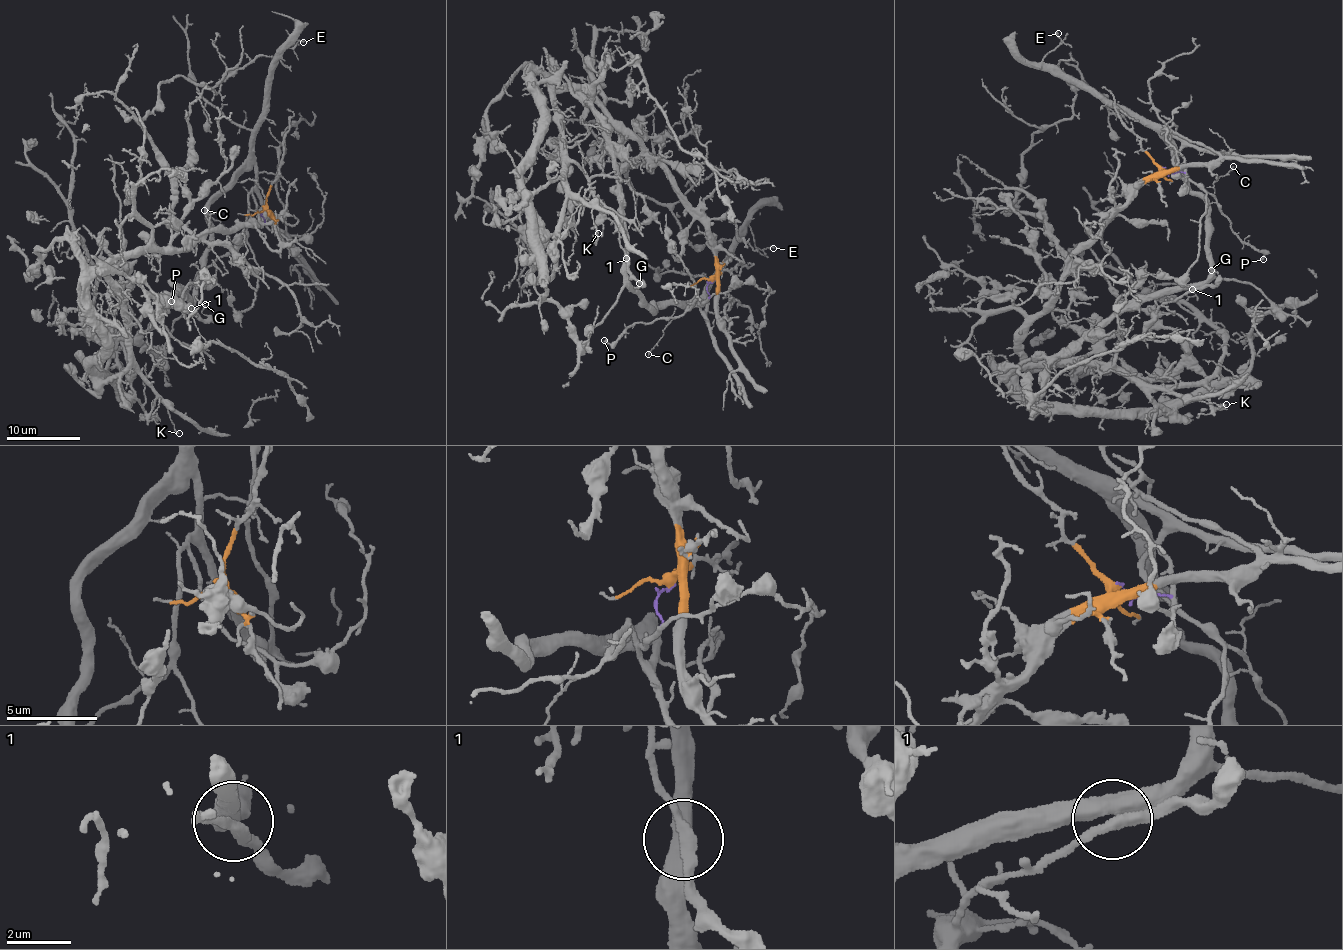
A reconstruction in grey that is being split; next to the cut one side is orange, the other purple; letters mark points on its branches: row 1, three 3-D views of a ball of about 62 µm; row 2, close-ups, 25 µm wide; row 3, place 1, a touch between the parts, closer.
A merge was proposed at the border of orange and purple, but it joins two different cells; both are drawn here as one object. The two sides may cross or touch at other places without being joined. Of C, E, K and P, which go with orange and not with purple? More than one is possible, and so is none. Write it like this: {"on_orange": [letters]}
{"on_orange": ["K"]}

